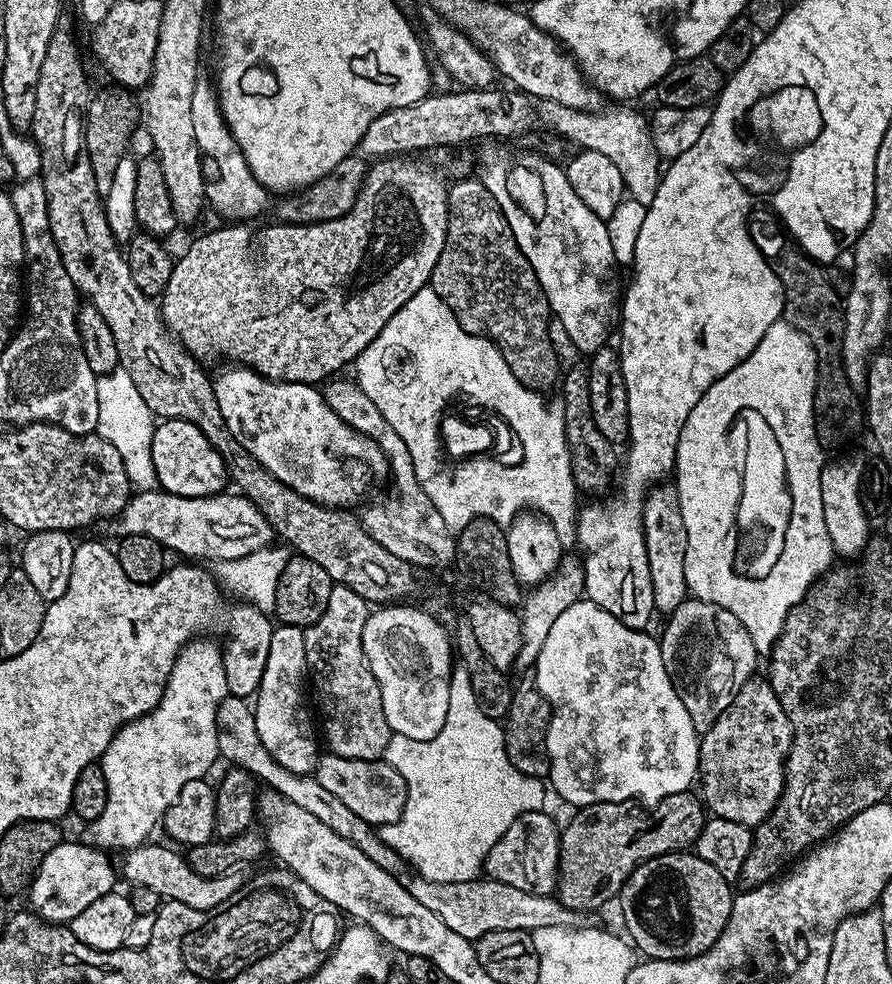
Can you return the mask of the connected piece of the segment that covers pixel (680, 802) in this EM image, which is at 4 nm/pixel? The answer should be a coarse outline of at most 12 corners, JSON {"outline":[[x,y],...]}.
{"outline":[[691,791],[585,804],[560,833],[555,895],[583,914],[639,864],[695,845]]}

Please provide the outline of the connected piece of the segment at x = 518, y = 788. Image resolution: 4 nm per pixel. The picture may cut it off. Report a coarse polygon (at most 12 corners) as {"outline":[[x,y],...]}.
{"outline":[[468,671],[429,740],[382,759],[408,797],[379,839],[434,884],[477,879],[545,807]]}

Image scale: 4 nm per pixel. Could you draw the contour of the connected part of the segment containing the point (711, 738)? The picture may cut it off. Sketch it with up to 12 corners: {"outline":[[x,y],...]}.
{"outline":[[764,678],[700,736],[703,803],[755,829],[784,792],[792,723]]}

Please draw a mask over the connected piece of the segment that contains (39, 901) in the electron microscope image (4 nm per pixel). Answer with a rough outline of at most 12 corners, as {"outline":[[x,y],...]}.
{"outline":[[62,840],[30,882],[40,919],[115,889],[105,851]]}

